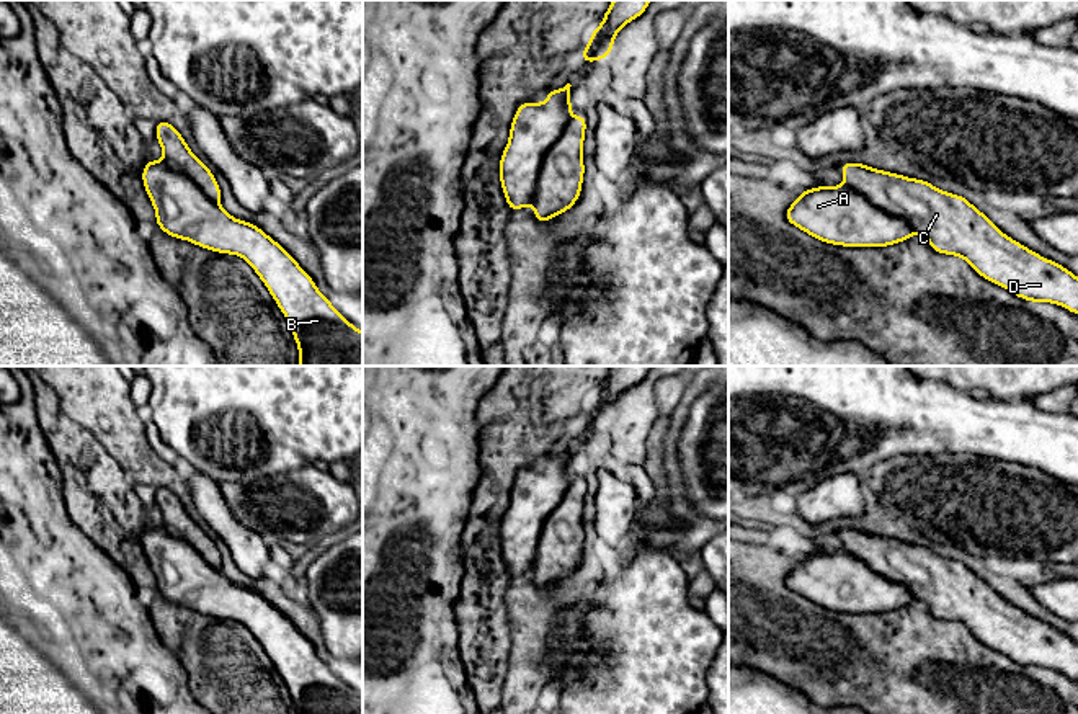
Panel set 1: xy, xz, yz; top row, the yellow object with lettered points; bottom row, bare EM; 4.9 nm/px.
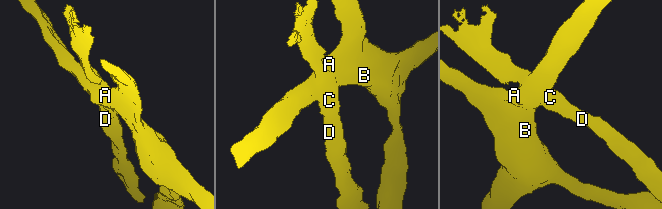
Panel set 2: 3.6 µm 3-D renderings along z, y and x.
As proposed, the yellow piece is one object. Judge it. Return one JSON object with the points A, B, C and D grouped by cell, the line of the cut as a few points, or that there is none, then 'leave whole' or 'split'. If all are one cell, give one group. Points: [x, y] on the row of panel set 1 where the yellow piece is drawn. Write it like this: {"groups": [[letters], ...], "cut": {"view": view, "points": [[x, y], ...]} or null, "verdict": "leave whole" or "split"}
{"groups": [["A", "B"], ["C", "D"]], "cut": {"view": "xz", "points": [[572, 118], [546, 154], [536, 178], [534, 196], [530, 203]]}, "verdict": "split"}

